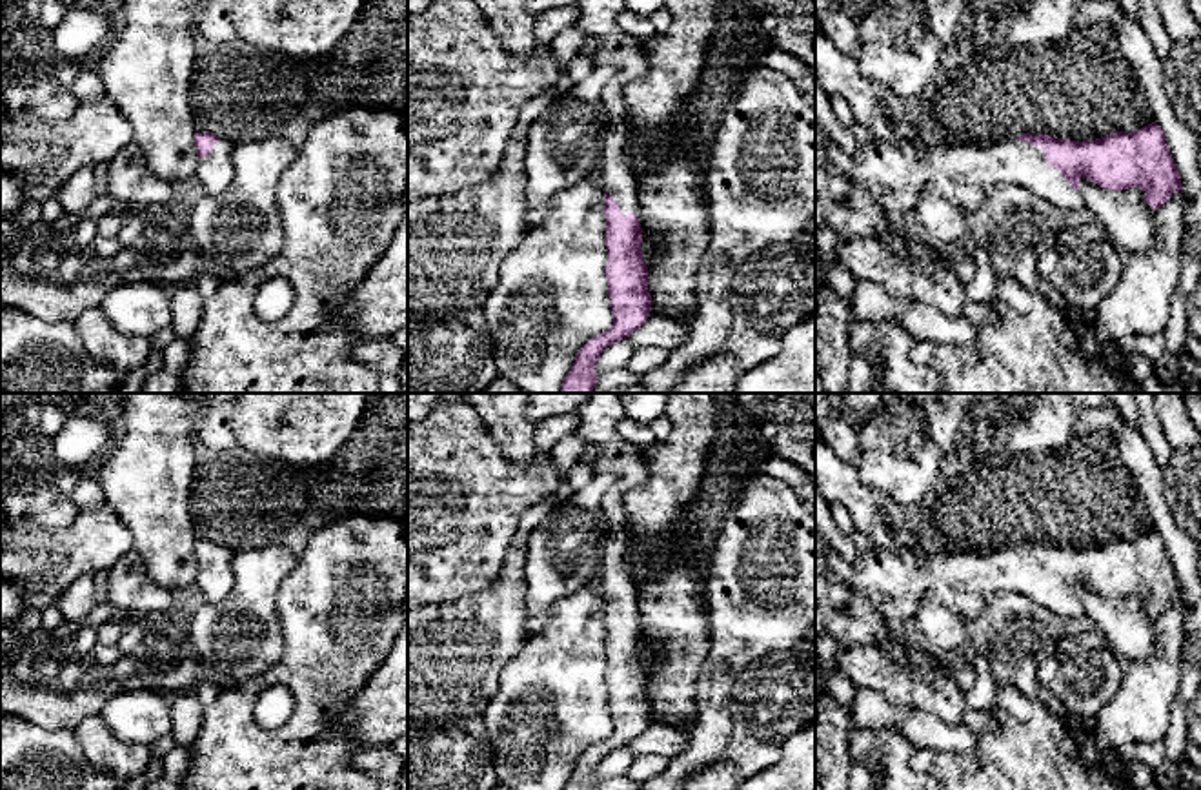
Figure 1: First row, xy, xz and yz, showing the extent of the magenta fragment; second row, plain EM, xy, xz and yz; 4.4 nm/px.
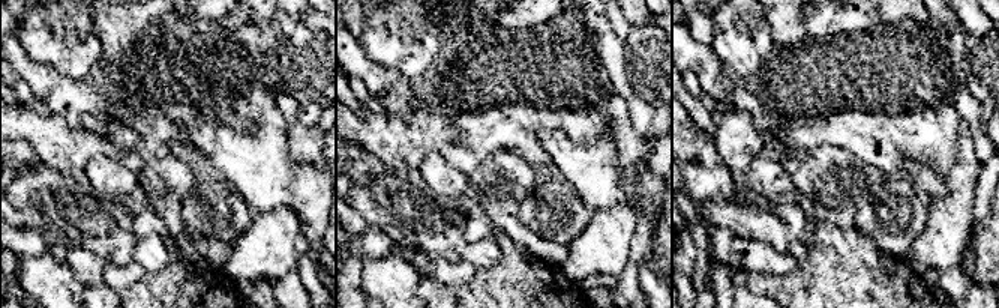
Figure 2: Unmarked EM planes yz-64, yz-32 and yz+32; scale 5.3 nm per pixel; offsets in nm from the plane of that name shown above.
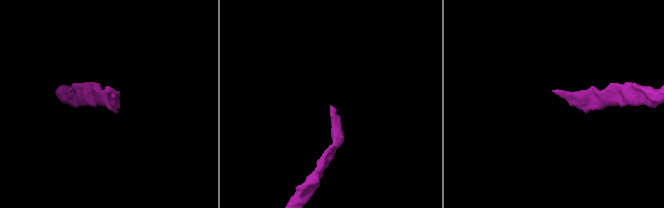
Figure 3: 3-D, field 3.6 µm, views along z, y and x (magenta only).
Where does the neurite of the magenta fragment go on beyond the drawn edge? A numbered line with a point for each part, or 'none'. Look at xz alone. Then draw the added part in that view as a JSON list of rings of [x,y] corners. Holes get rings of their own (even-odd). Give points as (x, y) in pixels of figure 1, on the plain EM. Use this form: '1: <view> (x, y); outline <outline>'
1: xz (599, 415); outline [[[590,393],[577,413],[580,417],[577,435],[586,446],[600,448],[600,453],[590,462],[591,471],[606,471],[615,477],[615,484],[600,502],[608,541],[602,544],[600,575],[593,588],[619,612],[622,623],[639,624],[639,595],[631,564],[633,533],[624,510],[624,495],[646,484],[648,470],[641,451],[628,444],[617,430],[626,417],[619,393]]]

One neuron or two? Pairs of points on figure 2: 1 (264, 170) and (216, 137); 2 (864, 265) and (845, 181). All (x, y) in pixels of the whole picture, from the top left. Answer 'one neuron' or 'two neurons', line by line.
1: one neuron
2: two neurons

